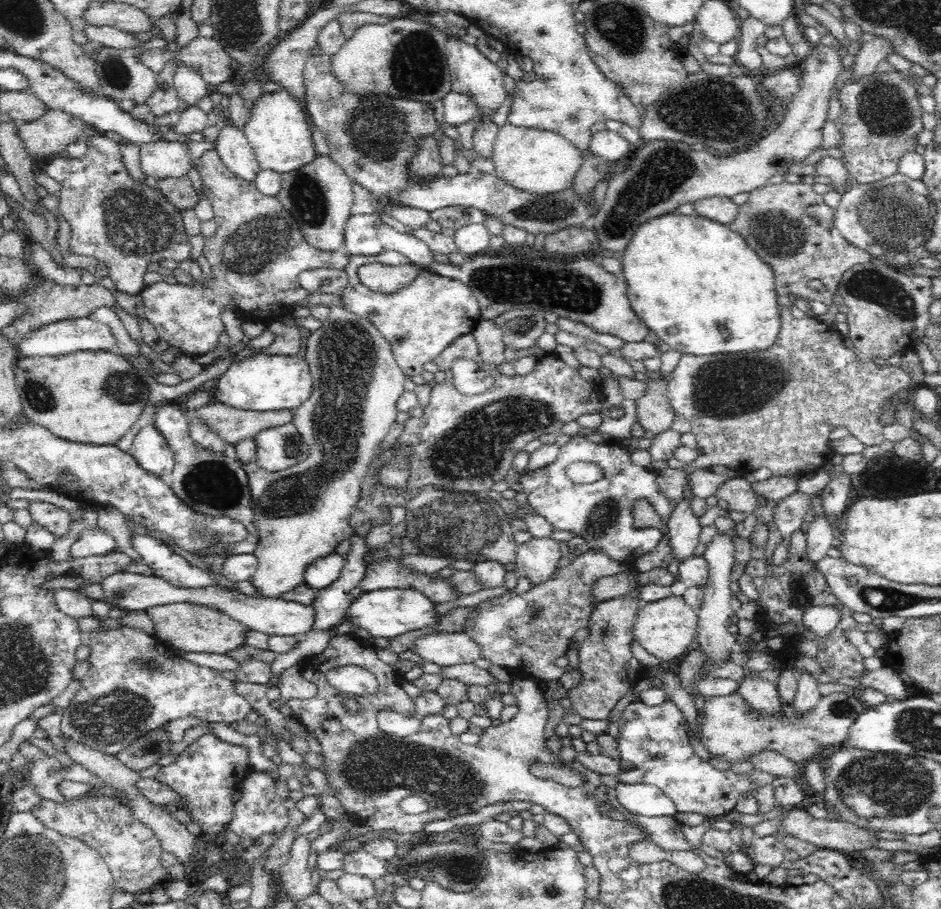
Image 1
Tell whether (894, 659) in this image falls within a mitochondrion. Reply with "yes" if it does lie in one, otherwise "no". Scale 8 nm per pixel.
no

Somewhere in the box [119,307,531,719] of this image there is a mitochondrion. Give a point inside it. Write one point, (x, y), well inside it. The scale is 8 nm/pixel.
(346, 355)

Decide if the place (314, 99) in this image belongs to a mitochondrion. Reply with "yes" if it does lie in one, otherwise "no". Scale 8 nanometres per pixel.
no

